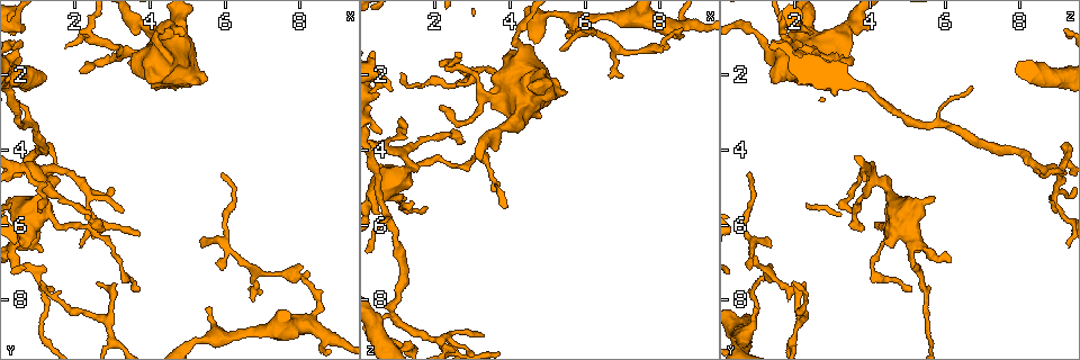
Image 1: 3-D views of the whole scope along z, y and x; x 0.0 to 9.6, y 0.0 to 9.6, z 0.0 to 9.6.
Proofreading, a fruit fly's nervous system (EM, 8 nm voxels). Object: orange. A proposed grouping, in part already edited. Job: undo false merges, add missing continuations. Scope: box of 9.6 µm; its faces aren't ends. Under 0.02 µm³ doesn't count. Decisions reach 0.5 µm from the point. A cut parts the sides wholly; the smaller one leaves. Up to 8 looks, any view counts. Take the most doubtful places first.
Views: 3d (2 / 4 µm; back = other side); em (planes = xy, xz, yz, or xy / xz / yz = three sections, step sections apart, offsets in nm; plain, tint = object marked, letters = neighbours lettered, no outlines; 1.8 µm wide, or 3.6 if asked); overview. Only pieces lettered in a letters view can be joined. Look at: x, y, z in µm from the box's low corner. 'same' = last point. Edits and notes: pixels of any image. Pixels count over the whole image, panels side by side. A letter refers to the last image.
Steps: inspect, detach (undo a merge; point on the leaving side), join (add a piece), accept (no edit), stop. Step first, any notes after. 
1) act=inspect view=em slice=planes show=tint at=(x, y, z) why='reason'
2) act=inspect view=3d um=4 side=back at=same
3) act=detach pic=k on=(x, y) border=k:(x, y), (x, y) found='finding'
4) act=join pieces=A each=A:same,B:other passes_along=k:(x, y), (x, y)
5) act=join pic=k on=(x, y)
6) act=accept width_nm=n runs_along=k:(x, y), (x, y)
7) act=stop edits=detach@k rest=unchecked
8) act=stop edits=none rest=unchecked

act=inspect view=em slice=xy step=16 show=letters at=(2.25, 1.85, 2.85) why='branch stops here'

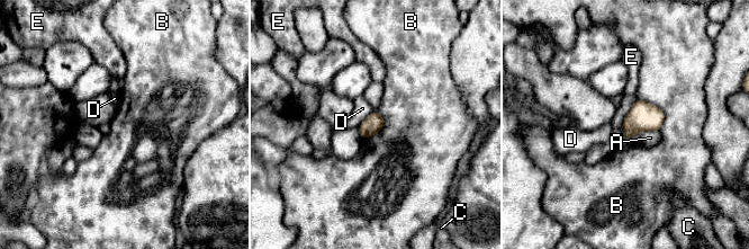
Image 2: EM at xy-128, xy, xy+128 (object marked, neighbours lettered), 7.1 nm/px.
act=accept width_nm=140 each=A:other,B:other,C:other,D:other,E:other border=2:(637, 98), (662, 112), (658, 130) found='none of them fits'

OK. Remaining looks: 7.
act=inspect view=3d um=4 side=back at=(8.20, 7.55, 1.10) why='a narrow waist'

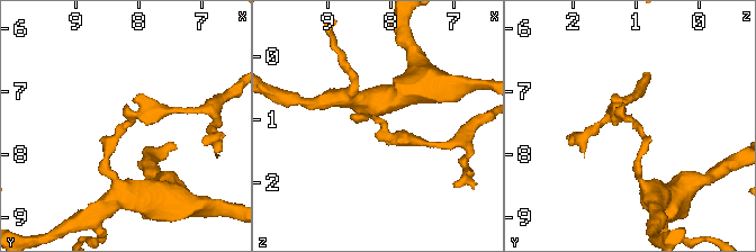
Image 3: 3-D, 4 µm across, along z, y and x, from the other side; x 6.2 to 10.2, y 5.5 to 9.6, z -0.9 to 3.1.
act=inspect view=em slice=xz step=8 show=tint at=(8.10, 7.50, 1.05)

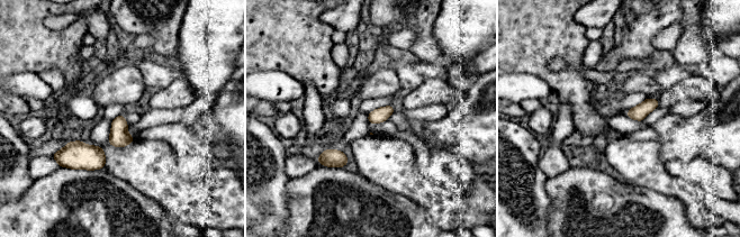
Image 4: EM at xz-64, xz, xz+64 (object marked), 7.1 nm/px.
act=inspect view=em slice=planes show=letters at=same

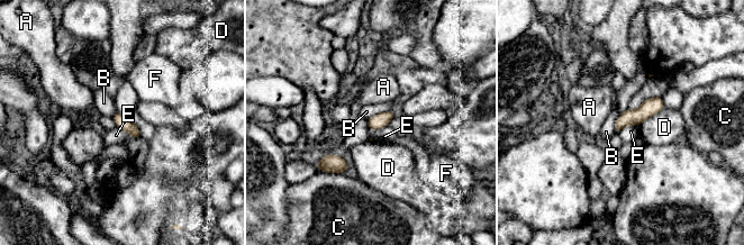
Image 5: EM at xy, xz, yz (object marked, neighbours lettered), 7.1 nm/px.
act=accept width_nm=90 each=A:other,B:other,C:other,D:other,E:other,F:other found='all the same neuron'

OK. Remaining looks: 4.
act=inspect view=3d um=4 side=back at=(2.75, 6.15, 3.80) why='branch stops here'

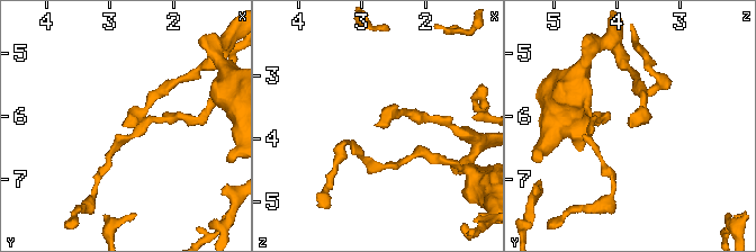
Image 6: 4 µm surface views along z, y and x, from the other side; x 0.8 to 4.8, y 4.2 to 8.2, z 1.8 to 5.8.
act=inspect view=em slice=planes show=letters at=(2.80, 6.15, 3.75)

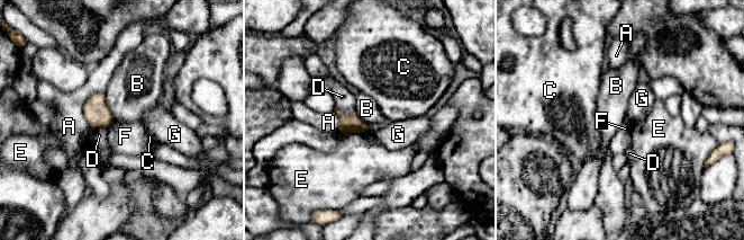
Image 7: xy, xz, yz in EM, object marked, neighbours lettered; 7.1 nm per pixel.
act=accept each=A:other,B:other,C:other,D:other,E:other,F:other,G:other border=7:(103, 92), (112, 124) found='no lettered piece goes on from it'

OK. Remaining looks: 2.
act=stop edits=none rest=unchecked

